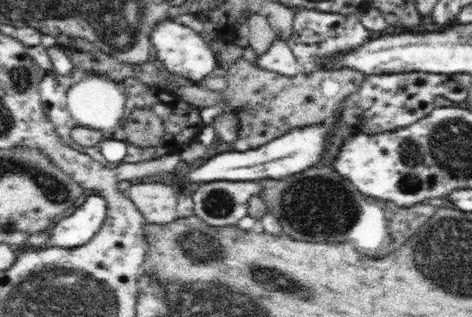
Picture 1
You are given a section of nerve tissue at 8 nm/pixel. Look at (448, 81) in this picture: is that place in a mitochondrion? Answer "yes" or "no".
no

